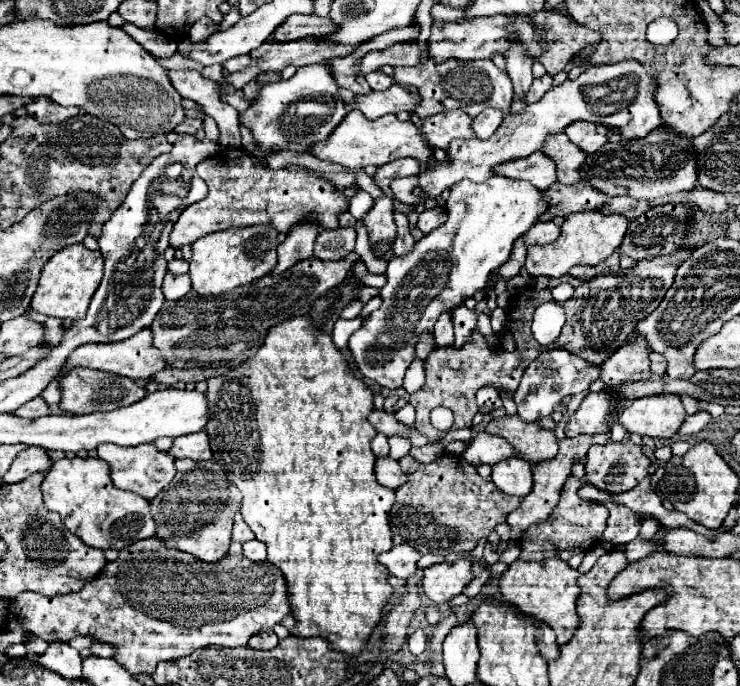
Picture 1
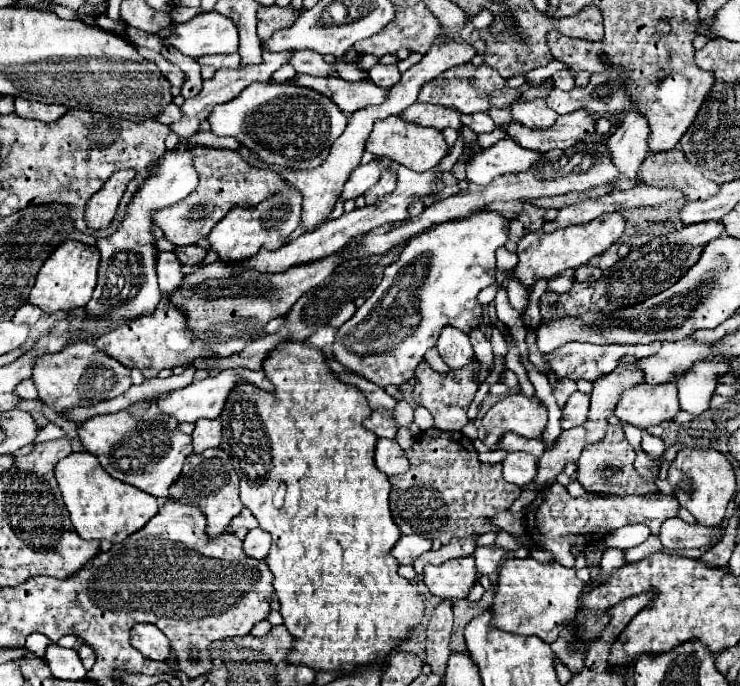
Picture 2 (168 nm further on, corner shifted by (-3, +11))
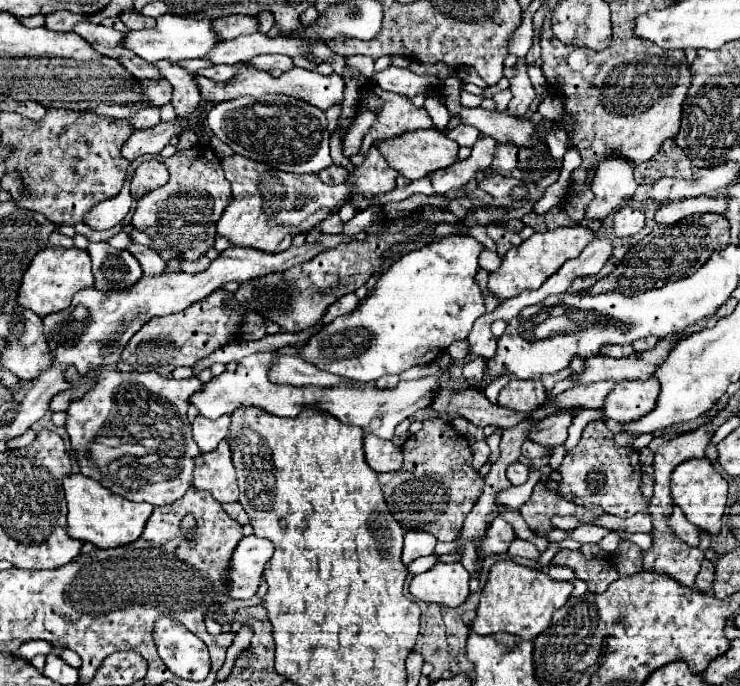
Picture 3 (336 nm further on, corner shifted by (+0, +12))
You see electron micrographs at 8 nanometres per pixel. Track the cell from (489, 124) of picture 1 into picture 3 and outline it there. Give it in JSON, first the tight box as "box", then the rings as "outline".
{"box":[447,124,479,148],"outline":[[[459,124],[459,126],[455,126],[453,130],[447,132],[447,138],[455,140],[459,146],[469,146],[471,148],[479,138],[479,130],[473,128],[473,126],[467,126],[467,124]]]}

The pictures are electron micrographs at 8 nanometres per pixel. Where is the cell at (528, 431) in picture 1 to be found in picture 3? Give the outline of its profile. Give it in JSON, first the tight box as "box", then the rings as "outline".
{"box":[497,380,545,412],"outline":[[[511,380],[501,388],[497,404],[515,412],[533,412],[539,404],[545,404],[545,388],[539,380]]]}

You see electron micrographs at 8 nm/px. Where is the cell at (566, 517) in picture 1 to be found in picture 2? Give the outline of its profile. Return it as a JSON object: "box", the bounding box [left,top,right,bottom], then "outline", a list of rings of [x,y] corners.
{"box":[526,483,678,567],"outline":[[[554,483],[548,489],[538,491],[536,499],[526,507],[526,535],[530,541],[552,553],[554,561],[566,567],[574,567],[574,555],[572,547],[586,545],[590,541],[602,539],[610,531],[630,525],[630,523],[644,523],[650,527],[654,535],[660,533],[660,525],[676,517],[678,501],[674,495],[662,495],[662,493],[650,493],[650,497],[642,495],[626,495],[626,497],[610,497],[610,495],[588,495],[588,497],[570,497],[564,485]]]}

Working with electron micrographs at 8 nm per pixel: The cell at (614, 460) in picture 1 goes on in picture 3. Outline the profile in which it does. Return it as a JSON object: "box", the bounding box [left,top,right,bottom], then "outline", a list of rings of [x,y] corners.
{"box":[557,422,647,518],"outline":[[[589,422],[581,434],[579,444],[569,450],[559,468],[561,482],[557,492],[579,506],[599,506],[605,514],[629,518],[647,510],[647,500],[641,496],[641,464],[639,452],[631,446],[617,448],[613,444],[613,432],[603,422]]]}

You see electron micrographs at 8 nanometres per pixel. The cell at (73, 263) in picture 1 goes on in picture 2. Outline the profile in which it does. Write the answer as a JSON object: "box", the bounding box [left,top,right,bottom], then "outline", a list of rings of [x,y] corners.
{"box":[28,241,100,313],"outline":[[[64,241],[42,265],[28,301],[32,305],[38,305],[46,313],[84,307],[90,301],[92,291],[96,287],[98,265],[100,265],[100,253],[96,245],[84,245],[80,241]]]}

